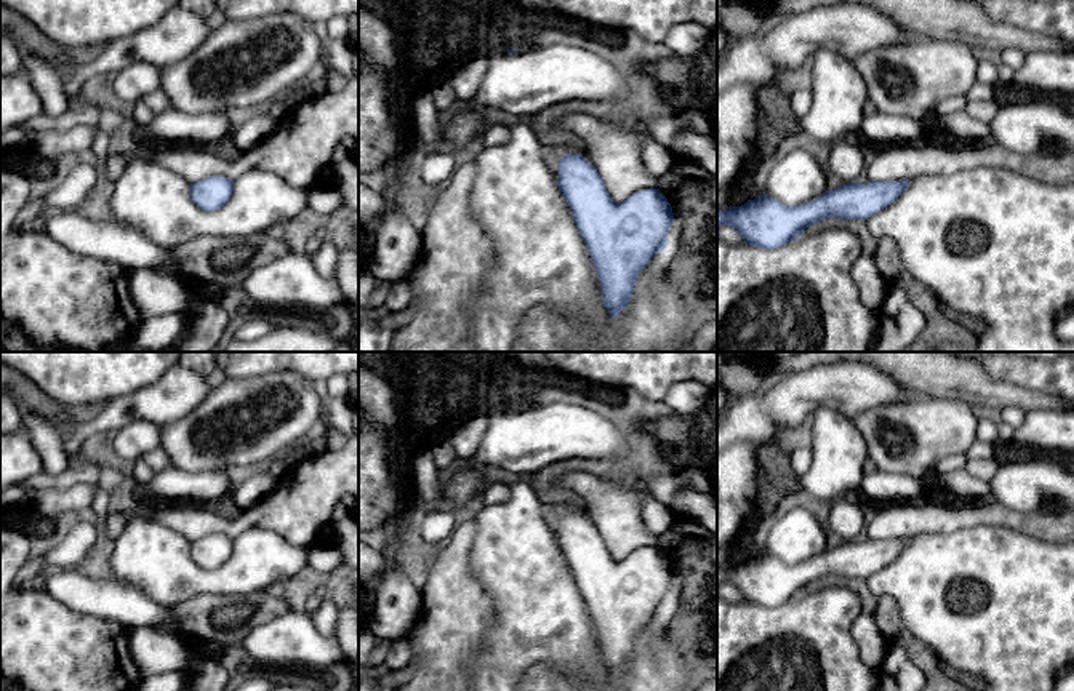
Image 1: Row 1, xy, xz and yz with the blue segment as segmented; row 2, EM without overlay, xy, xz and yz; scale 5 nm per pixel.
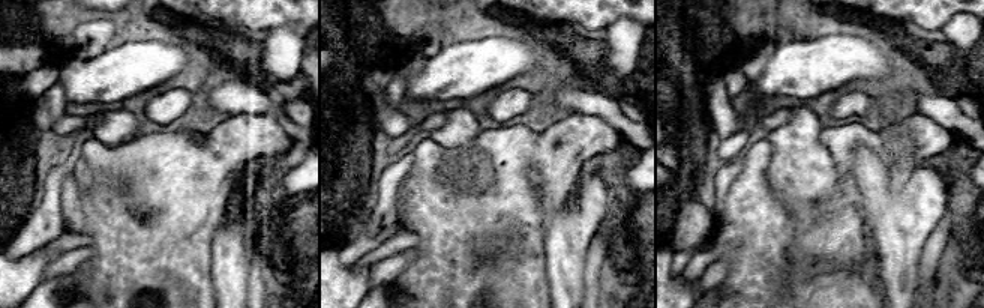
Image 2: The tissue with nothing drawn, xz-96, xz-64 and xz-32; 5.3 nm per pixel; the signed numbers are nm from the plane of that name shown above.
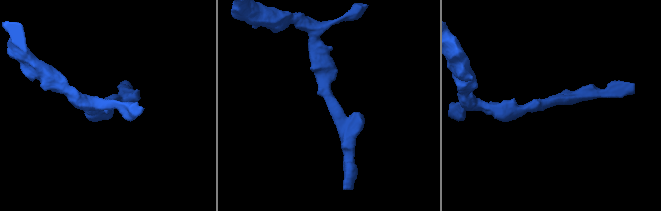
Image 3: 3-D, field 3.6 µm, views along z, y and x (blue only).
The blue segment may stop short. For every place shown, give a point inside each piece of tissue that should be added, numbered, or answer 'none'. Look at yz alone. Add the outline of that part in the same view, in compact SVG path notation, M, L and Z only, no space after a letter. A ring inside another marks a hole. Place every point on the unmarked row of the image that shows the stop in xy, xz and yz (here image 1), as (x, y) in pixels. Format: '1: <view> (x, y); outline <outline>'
none

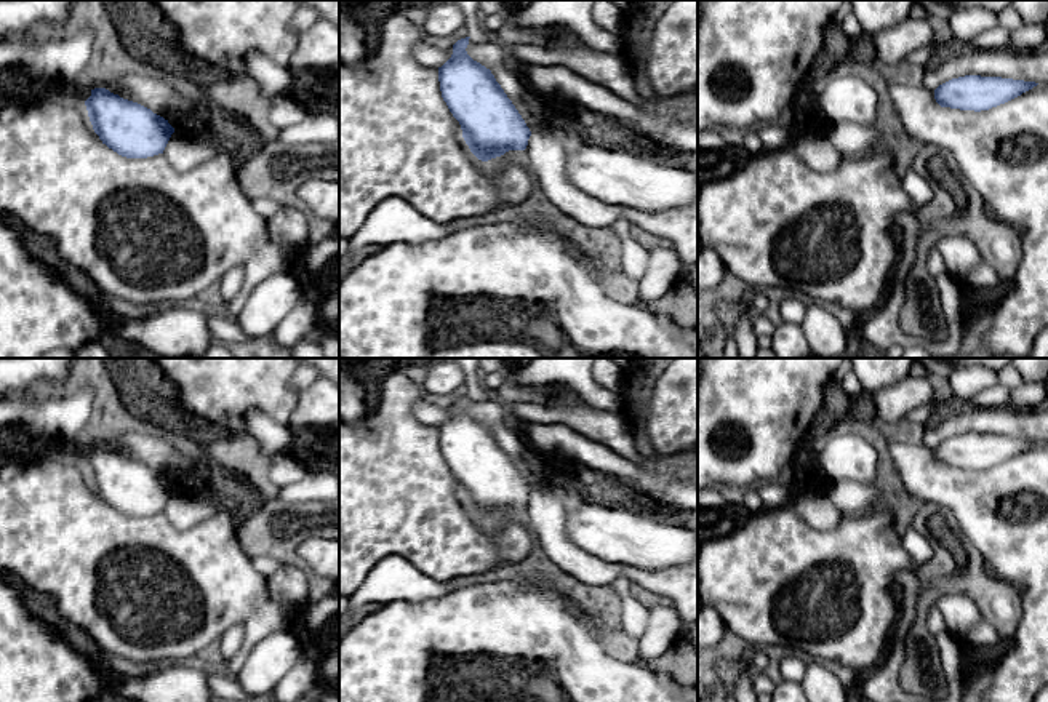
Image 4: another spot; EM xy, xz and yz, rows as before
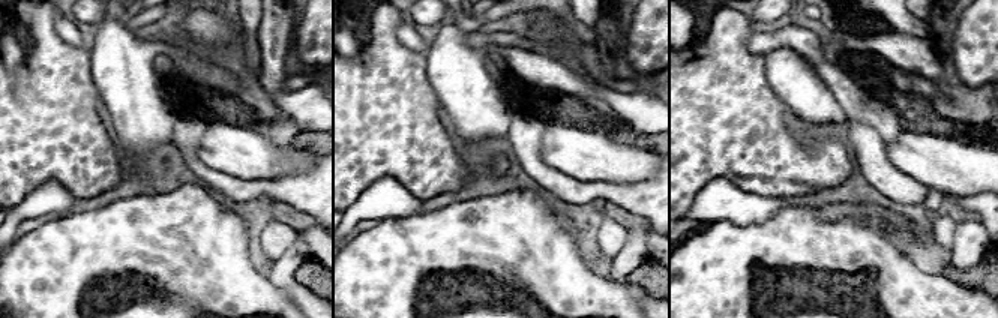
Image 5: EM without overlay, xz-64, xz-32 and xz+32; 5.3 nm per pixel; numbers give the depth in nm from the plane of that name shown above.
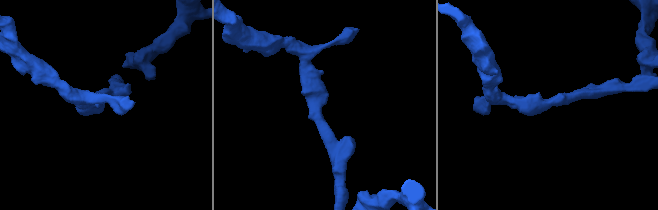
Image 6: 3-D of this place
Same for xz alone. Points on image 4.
none

